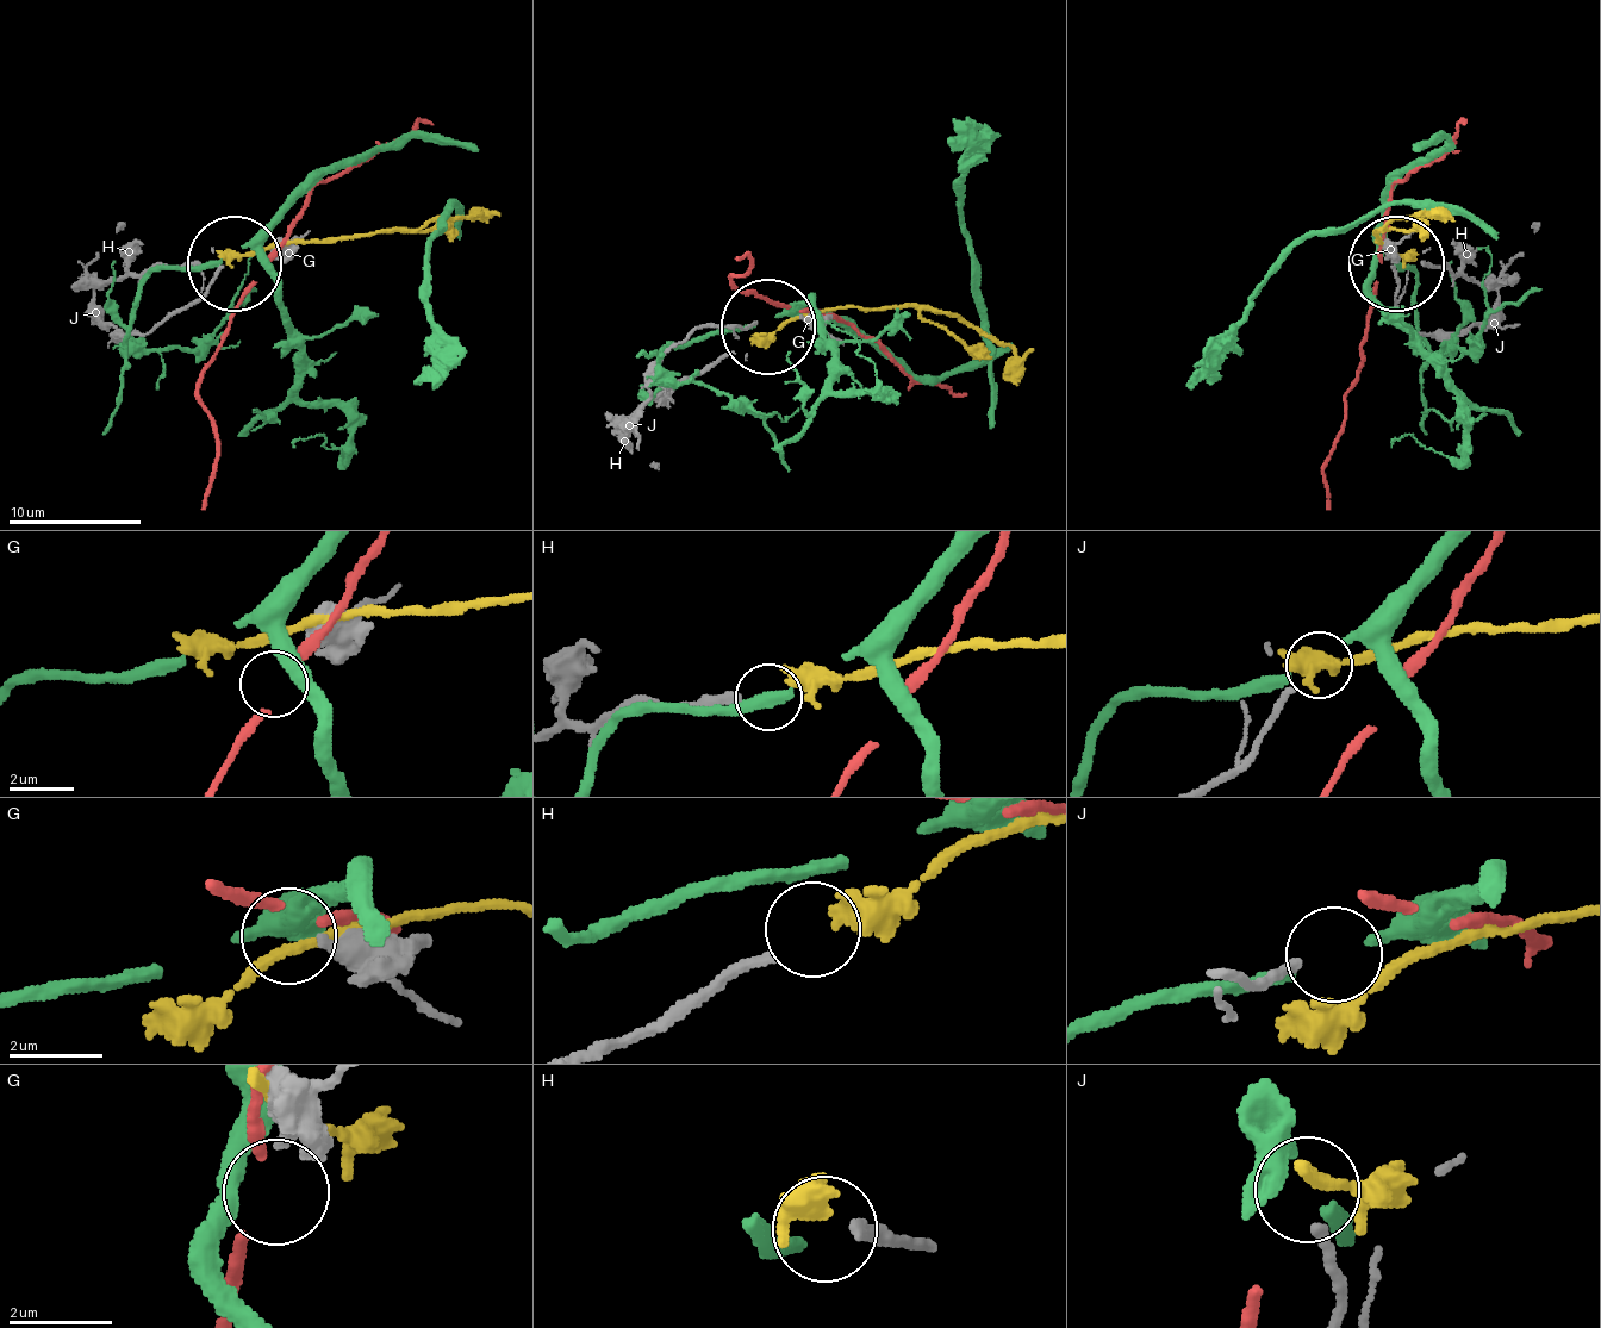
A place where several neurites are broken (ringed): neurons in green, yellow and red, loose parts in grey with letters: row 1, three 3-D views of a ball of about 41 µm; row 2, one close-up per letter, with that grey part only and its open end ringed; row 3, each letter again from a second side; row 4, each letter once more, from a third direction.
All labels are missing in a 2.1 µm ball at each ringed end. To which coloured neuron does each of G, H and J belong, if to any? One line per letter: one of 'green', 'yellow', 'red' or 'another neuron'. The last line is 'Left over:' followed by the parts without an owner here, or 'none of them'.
G: red
H: yellow
J: another neuron
Left over: J

